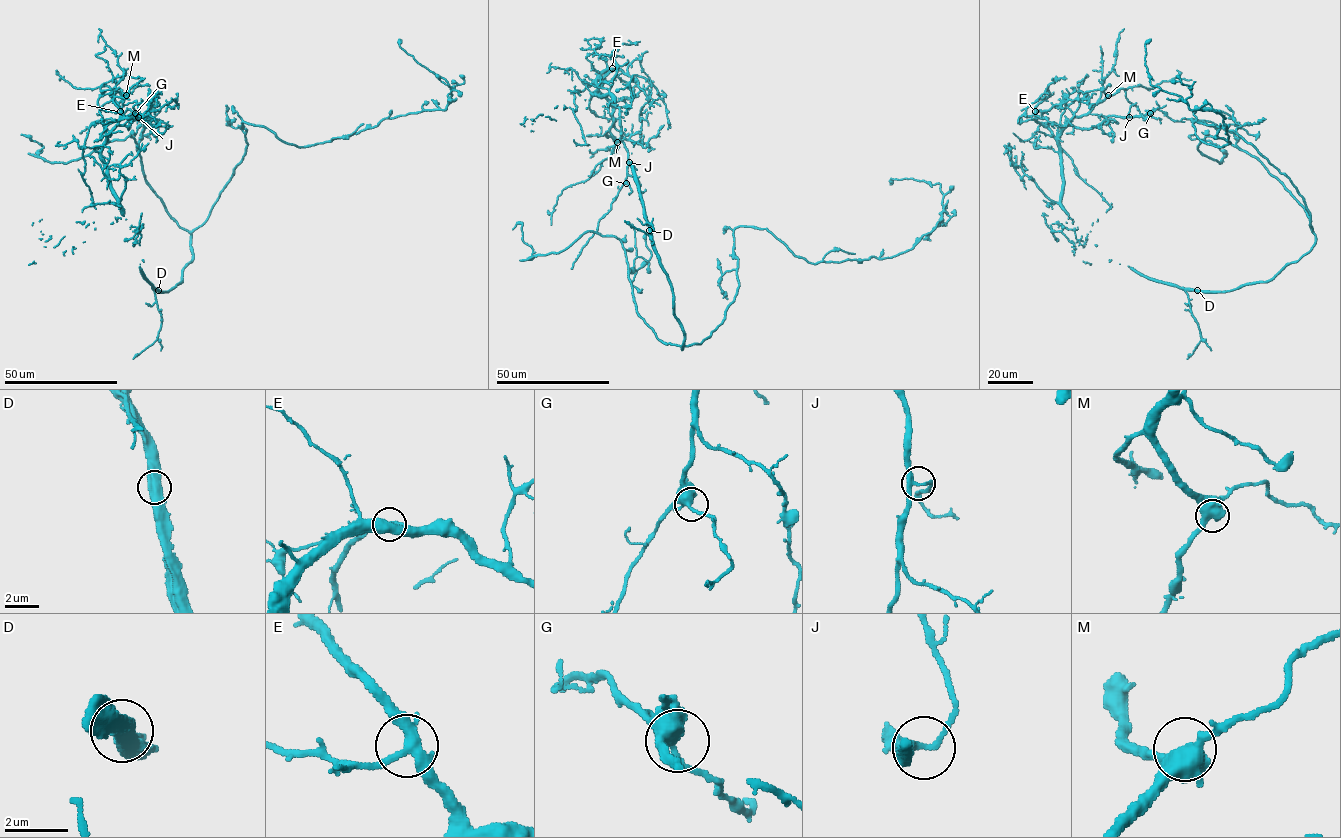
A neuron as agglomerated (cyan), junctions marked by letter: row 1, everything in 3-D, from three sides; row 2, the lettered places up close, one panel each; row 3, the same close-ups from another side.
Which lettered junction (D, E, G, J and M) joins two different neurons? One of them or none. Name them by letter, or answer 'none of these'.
none of these

